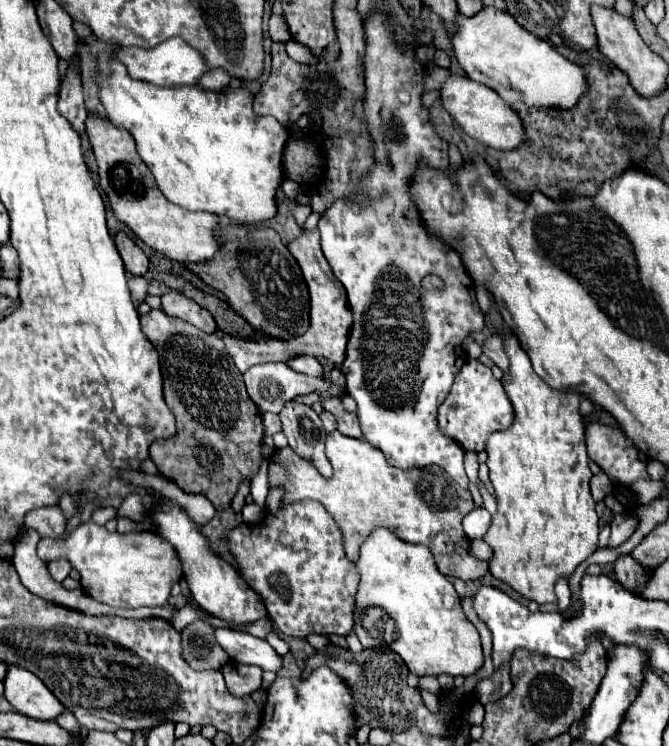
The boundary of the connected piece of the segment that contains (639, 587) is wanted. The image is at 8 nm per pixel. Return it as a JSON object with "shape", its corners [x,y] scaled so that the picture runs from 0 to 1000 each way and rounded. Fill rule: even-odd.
{"shape":[[[942,743],[930,745],[927,751],[921,751],[921,767],[918,767],[921,777],[942,794],[951,794],[957,796],[963,788],[966,788],[966,780],[969,780],[969,772],[966,772],[966,764],[960,759],[954,759],[954,753],[948,753],[942,748]]]}

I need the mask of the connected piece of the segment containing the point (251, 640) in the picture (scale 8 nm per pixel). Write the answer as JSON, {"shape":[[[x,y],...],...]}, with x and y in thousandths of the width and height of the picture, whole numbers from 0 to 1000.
{"shape":[[[320,842],[320,855],[350,887],[380,890],[389,893],[392,898],[407,901],[416,901],[422,893],[422,882],[410,874],[410,869],[398,858],[341,842]]]}

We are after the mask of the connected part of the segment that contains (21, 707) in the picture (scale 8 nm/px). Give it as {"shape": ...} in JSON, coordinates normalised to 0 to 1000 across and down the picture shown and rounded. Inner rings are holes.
{"shape":[[[12,893],[6,933],[30,957],[57,965],[84,965],[96,952],[87,936],[57,912],[57,906],[33,893]]]}

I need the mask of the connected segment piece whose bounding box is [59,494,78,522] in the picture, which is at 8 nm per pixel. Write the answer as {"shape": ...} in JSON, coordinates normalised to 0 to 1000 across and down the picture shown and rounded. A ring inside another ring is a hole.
{"shape":[[[93,662],[88,672],[88,678],[93,681],[100,700],[109,693],[111,688],[117,684],[105,662]]]}

